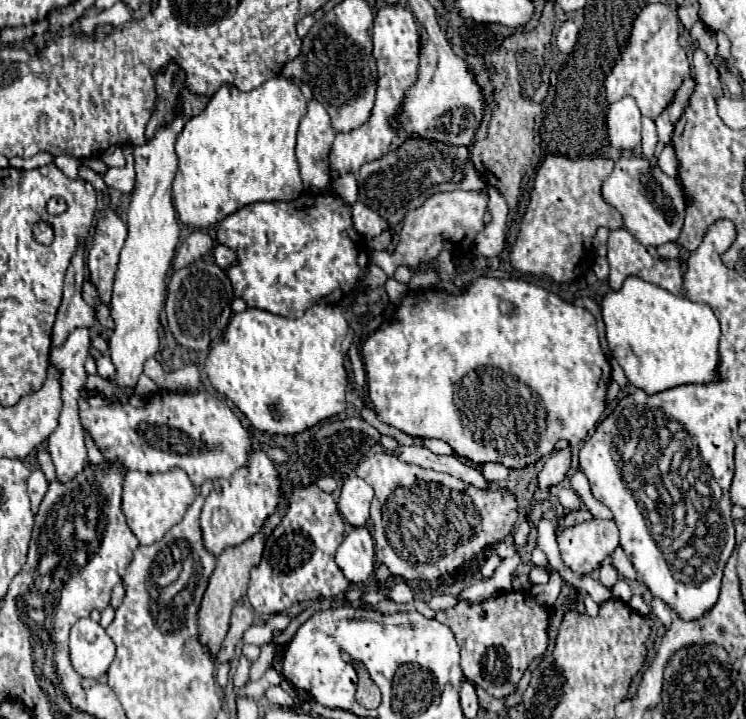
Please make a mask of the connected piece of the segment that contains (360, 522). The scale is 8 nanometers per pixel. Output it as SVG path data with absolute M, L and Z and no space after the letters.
M351 476L343 482L337 508L351 526L365 526L369 520L369 504L373 488L359 476Z

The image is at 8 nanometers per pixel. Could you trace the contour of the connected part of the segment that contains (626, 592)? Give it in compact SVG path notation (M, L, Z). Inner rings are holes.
M619 578L617 583L613 586L611 593L613 598L619 599L625 603L628 603L632 597L632 591L623 578Z

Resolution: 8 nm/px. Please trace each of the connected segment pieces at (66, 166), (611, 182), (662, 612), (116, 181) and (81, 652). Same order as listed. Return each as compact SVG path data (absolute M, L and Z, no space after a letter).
M57 156L55 158L55 166L67 176L67 178L79 178L77 176L77 166L81 160L75 160L71 156Z
M629 156L619 158L611 176L603 182L603 198L613 204L625 222L625 228L645 246L675 242L685 216L683 190L675 178L663 174L655 160Z
M653 598L653 600L651 600L651 610L655 612L655 616L657 616L665 626L669 626L669 624L671 624L671 620L673 620L673 618L671 618L671 614L667 612L665 602L661 602L659 598Z
M125 166L125 168L109 168L105 174L103 174L103 180L107 186L119 190L119 192L133 192L135 188L135 170L133 166Z
M81 618L71 628L71 664L83 678L99 678L115 658L115 644L99 622Z

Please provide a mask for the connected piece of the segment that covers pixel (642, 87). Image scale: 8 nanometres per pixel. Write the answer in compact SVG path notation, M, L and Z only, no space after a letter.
M647 4L635 20L629 44L621 52L621 60L605 76L607 102L631 96L637 100L643 116L655 120L669 106L685 76L691 74L689 66L687 52L679 44L679 20L675 21L675 12L665 4Z

